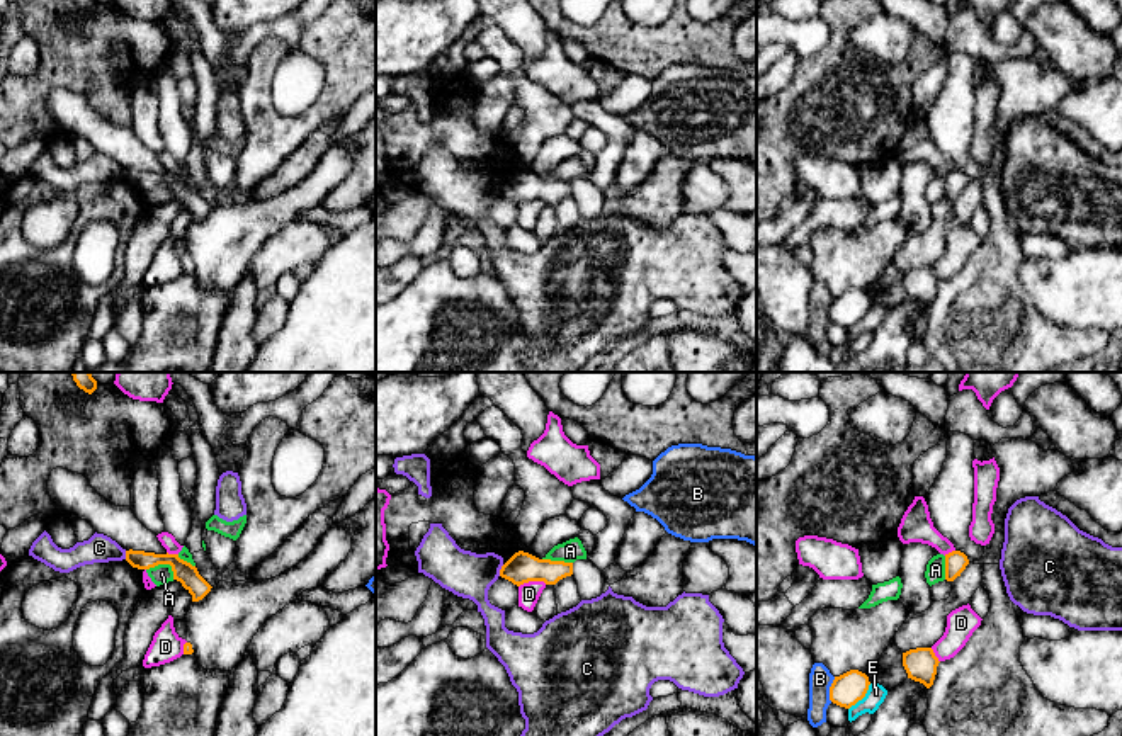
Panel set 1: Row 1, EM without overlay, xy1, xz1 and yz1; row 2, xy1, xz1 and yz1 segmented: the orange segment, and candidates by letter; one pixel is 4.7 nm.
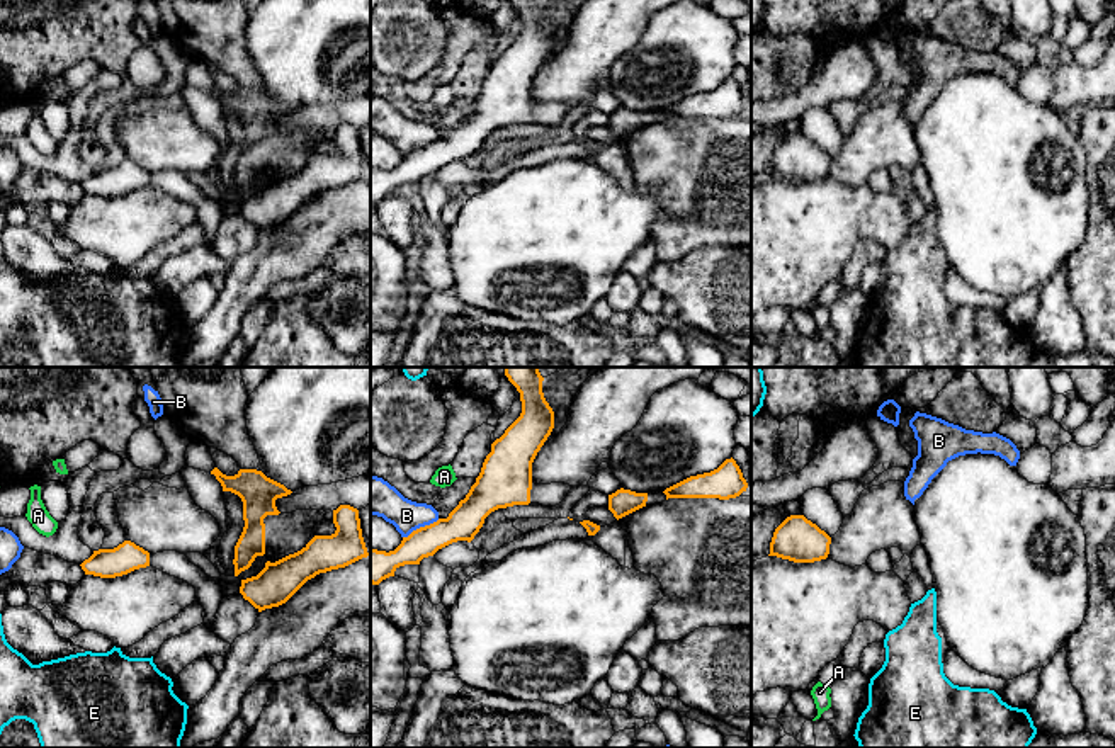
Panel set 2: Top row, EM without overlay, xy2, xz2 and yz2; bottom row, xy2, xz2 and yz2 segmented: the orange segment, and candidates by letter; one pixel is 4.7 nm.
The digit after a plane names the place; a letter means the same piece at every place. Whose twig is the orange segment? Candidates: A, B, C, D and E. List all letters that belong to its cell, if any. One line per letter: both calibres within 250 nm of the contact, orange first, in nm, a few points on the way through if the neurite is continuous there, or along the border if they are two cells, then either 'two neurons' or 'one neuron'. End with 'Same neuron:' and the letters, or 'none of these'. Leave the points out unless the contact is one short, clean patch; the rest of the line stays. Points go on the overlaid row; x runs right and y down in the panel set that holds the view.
A: 100 nm thick on the orange side, 90 nm on the other; border along xy1 (147, 570), (157, 565), (169, 565), (174, 578); two neurons
B: 160 nm thick on the orange side, 170 nm on the other; two neurons
C: 150 nm thick on the orange side, 220 nm on the other; border along xz1 (504, 565), (498, 575); two neurons
D: 150 nm thick on the orange side, 100 nm on the other; two neurons
E: 150 nm thick on the orange side, 90 nm on the other; two neurons
Same neuron: none of these

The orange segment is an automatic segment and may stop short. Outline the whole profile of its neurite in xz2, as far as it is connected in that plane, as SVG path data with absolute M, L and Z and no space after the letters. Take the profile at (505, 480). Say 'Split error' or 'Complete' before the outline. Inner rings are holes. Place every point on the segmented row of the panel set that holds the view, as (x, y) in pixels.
Split error. M505 367L505 376L520 393L520 416L491 444L476 483L447 518L413 530L394 551L371 547L372 585L394 576L399 566L420 564L452 542L471 542L484 518L498 508L529 503L556 507L574 488L532 481L532 462L554 428L554 411L544 398L539 367Z

